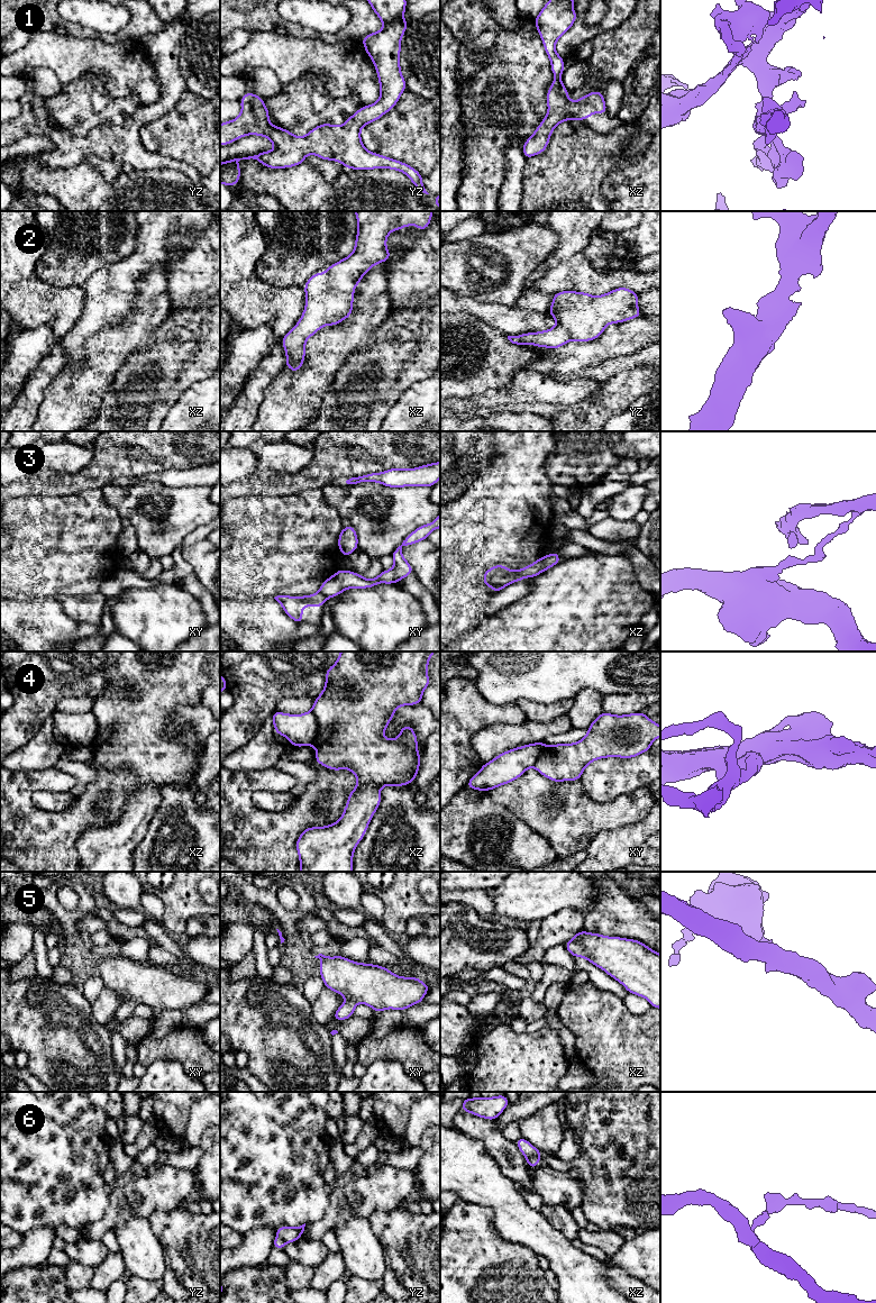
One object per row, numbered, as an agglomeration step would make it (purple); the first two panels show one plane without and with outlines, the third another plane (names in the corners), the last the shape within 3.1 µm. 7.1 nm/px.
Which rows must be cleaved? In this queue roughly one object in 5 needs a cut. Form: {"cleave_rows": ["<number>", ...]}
{"cleave_rows": ["3", "4", "6"]}

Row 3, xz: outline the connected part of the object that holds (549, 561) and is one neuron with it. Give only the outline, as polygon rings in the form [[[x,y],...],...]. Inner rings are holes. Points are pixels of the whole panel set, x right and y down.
[[[558,550],[553,552],[551,554],[547,555],[547,556],[542,556],[542,564],[544,564],[544,570],[547,571],[550,567],[553,567],[554,565],[563,562],[559,557],[558,557]]]

